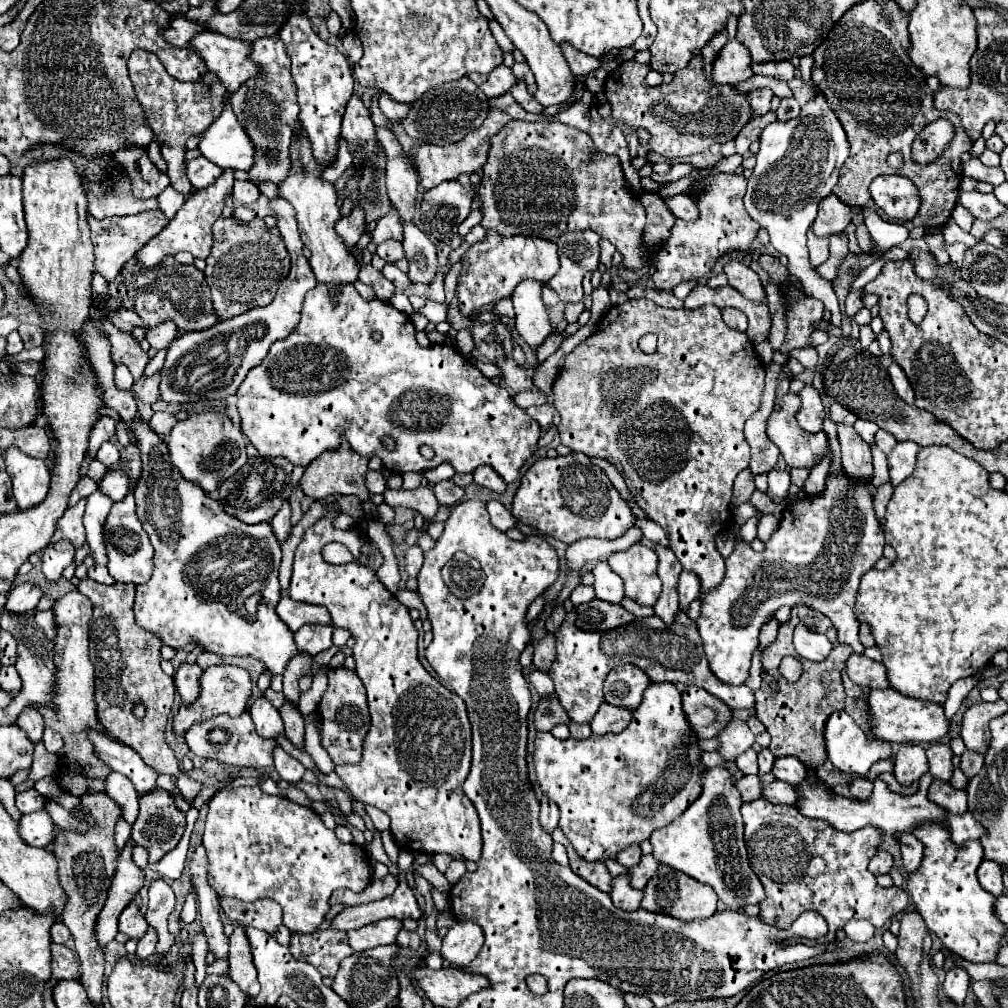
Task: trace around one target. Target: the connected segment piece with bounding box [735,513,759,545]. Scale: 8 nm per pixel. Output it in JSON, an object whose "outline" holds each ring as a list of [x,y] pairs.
{"outline":[[[757,513],[755,517],[751,517],[747,523],[743,523],[743,525],[739,527],[739,531],[735,533],[735,535],[741,537],[743,543],[747,543],[747,545],[755,539],[755,525],[757,525],[757,519],[759,519],[759,513]]]}

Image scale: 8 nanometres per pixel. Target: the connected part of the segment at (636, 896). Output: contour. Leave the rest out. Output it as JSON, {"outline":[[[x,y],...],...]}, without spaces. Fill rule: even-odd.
{"outline":[[[623,873],[613,879],[611,899],[613,899],[615,907],[619,907],[623,911],[635,911],[641,905],[641,897],[643,897],[643,891],[633,889],[629,885],[629,873]]]}

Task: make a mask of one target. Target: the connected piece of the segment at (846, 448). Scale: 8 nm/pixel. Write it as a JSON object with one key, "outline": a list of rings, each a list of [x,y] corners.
{"outline":[[[837,425],[837,437],[841,443],[845,475],[849,475],[849,479],[853,481],[869,483],[873,475],[869,445],[857,435],[851,425]]]}

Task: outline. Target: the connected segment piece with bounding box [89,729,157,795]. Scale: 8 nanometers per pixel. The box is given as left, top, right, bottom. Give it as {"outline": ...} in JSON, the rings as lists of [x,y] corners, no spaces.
{"outline":[[[89,729],[89,741],[93,743],[97,757],[105,765],[109,765],[109,769],[129,777],[129,781],[135,785],[139,795],[155,789],[157,773],[143,763],[143,759],[139,757],[137,751],[133,751],[131,747],[127,747],[115,739],[109,739],[105,733],[93,731],[93,729]]]}

